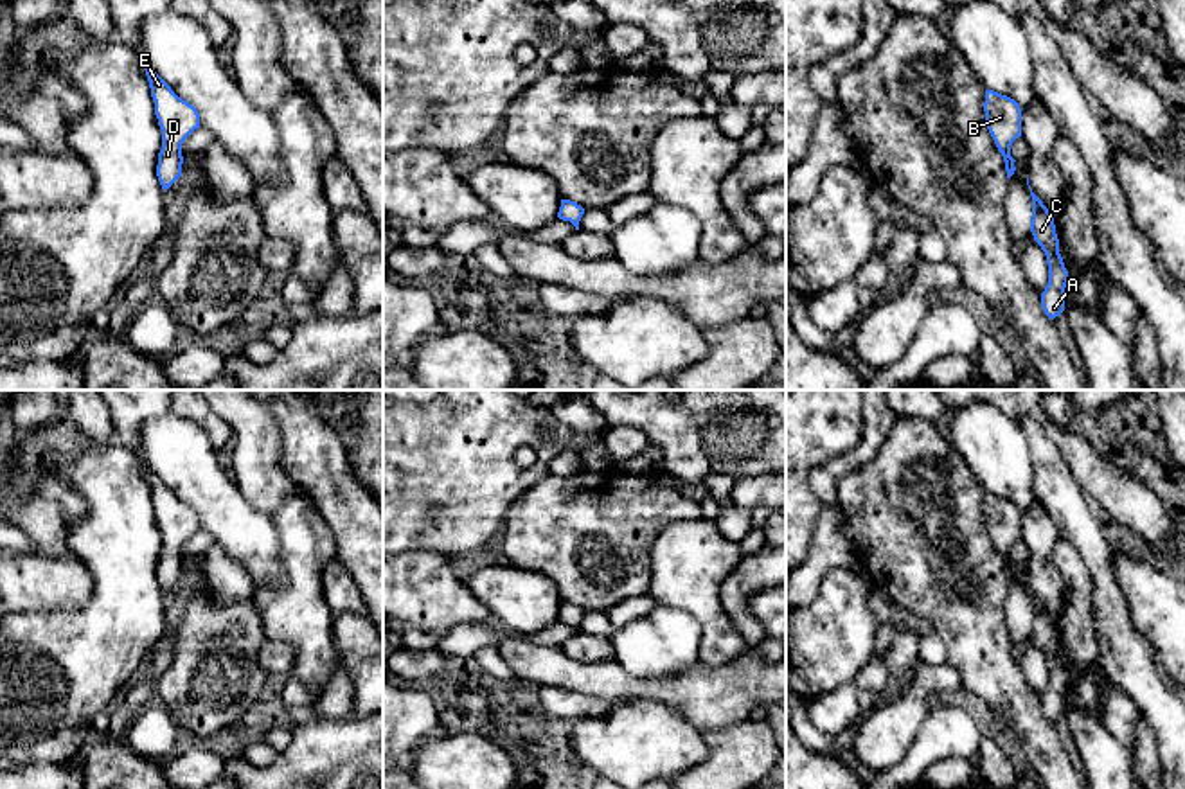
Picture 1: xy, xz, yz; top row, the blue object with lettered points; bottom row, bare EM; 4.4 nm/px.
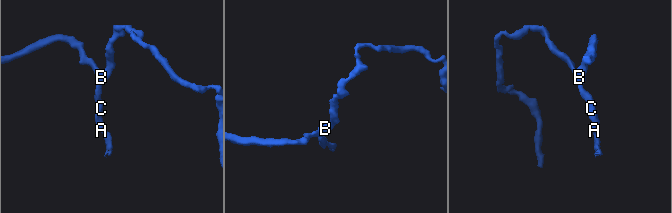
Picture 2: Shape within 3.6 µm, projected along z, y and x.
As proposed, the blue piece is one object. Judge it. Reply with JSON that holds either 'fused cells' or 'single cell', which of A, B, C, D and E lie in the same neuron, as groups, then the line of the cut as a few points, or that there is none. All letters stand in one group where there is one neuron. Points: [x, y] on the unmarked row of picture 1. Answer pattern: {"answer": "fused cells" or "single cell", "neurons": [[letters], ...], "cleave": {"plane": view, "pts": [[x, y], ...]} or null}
{"answer": "single cell", "neurons": [["A", "B", "C", "D", "E"]], "cleave": null}

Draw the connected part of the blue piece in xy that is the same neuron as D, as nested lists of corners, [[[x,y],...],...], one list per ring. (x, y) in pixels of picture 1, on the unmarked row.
[[[140,457],[155,503],[155,518],[162,532],[162,552],[158,555],[156,579],[167,593],[182,579],[182,546],[200,530],[198,512],[178,500],[171,489],[147,467]]]

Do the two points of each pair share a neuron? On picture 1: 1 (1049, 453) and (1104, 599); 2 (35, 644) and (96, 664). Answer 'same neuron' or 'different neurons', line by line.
1: same neuron
2: same neuron

